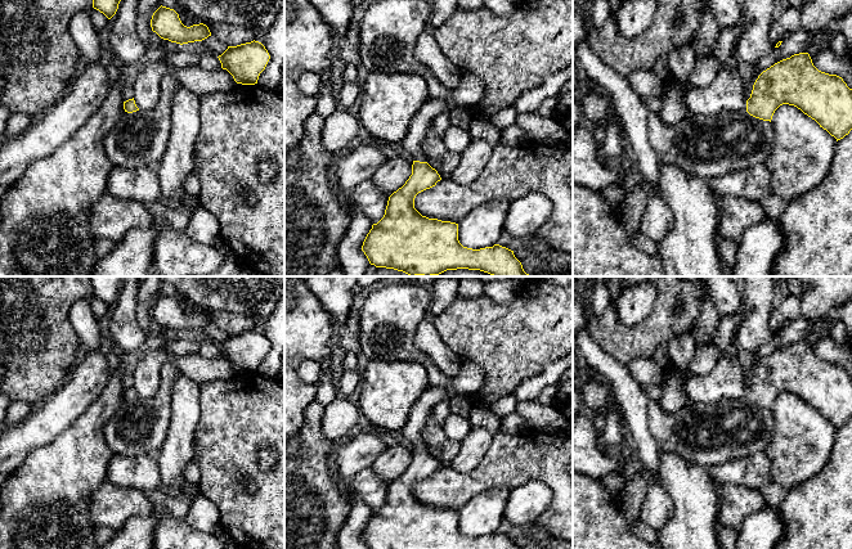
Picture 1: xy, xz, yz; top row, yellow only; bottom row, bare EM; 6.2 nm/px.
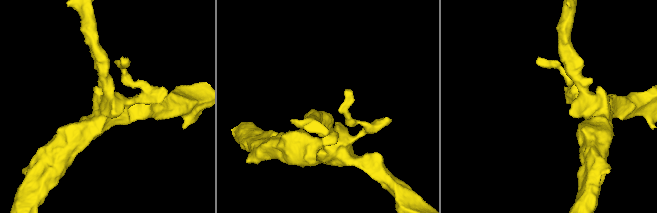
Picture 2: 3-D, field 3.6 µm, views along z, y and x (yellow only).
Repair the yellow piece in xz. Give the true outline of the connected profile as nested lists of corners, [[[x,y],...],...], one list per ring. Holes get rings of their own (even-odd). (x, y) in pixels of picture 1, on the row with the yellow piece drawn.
[[[462,73],[461,82],[452,89],[450,99],[429,99],[412,118],[409,129],[398,148],[412,161],[412,175],[405,184],[394,192],[387,201],[384,217],[372,225],[367,234],[362,251],[371,265],[376,267],[394,269],[409,276],[439,275],[447,270],[468,269],[480,270],[493,276],[529,276],[514,251],[494,244],[480,249],[463,247],[458,240],[458,224],[429,219],[414,208],[414,198],[418,193],[430,189],[441,180],[440,175],[427,162],[423,139],[432,126],[434,120],[450,105],[475,107],[485,95],[485,87],[479,78],[471,73]]]

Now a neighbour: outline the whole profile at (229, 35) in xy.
[[[180,8],[180,13],[185,13],[189,18],[189,24],[187,27],[203,23],[208,27],[211,35],[215,36],[216,40],[221,41],[227,46],[237,46],[241,44],[251,42],[255,40],[255,37],[257,35],[257,31],[247,30],[243,27],[201,22],[201,21],[196,19],[194,17],[192,17],[183,8]]]

